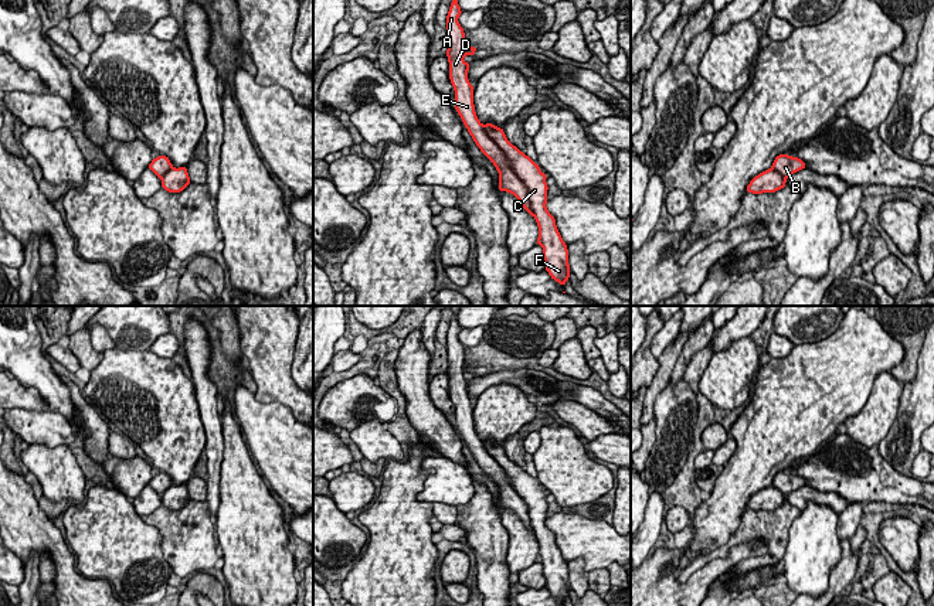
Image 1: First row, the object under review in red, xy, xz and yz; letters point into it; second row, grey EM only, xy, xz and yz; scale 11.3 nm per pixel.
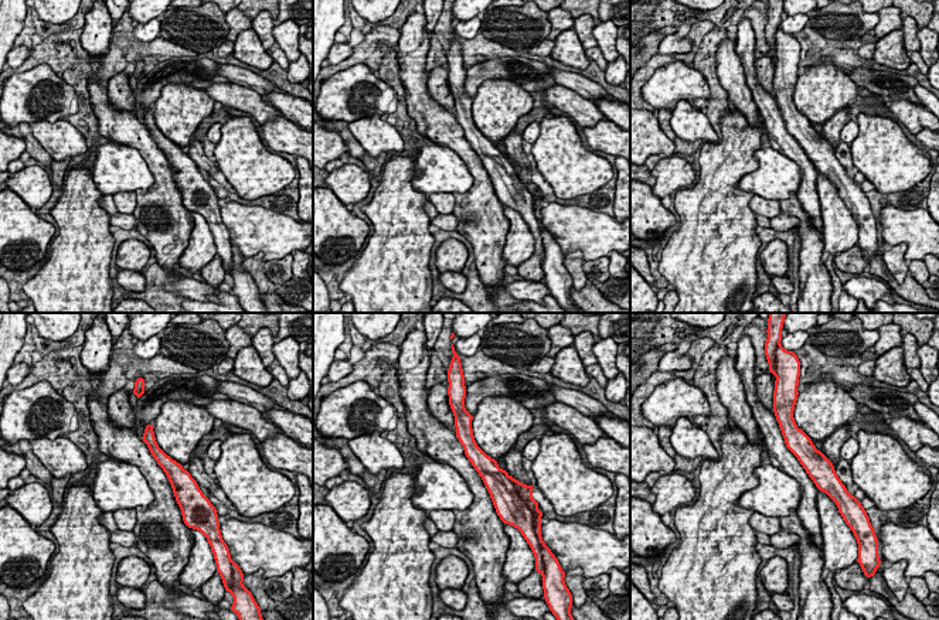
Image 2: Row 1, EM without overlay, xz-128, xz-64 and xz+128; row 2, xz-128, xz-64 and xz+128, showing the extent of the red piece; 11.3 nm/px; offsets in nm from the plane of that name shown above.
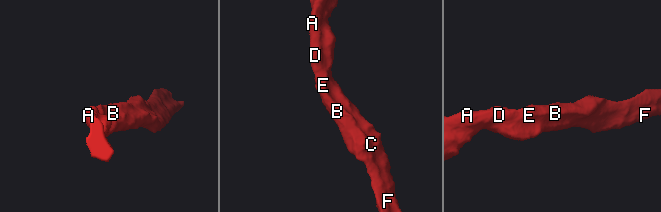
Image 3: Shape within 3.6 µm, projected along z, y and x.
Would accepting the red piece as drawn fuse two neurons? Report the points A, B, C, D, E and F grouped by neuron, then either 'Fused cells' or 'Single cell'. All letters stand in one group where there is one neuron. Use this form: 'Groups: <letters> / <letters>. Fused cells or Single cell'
Groups: A B C D E F. Single cell

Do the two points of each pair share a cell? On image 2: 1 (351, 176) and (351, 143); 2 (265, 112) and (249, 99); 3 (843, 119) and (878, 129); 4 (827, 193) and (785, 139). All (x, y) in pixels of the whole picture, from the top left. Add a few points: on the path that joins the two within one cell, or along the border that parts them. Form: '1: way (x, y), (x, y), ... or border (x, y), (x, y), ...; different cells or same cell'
1: border (366, 170), (371, 176); different cells
2: way (261, 111), (254, 104); same cell
3: border (850, 119), (841, 129), (839, 140); different cells
4: border (816, 173), (816, 193), (822, 213); different cells

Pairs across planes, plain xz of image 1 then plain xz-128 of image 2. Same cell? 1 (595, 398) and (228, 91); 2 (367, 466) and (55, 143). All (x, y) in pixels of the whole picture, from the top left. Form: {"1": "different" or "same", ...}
{"1": "different", "2": "different"}

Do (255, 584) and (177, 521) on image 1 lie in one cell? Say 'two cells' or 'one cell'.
two cells

